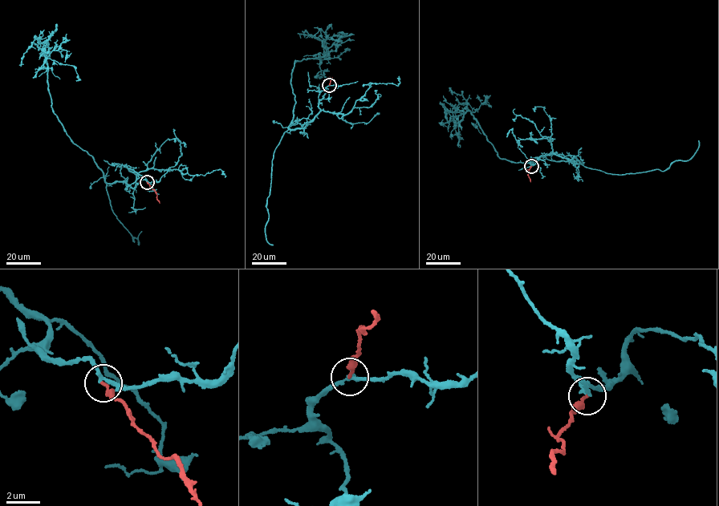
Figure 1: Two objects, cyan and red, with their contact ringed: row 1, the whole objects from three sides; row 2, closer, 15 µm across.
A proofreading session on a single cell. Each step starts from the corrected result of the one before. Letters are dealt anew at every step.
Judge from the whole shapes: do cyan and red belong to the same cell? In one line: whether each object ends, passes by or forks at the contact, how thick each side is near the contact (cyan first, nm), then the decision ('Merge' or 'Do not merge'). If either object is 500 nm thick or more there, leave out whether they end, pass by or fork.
At the ring cyan passes by. At the ring red ends. Thickness 220 nm (cyan) against 170 nm. Do not merge

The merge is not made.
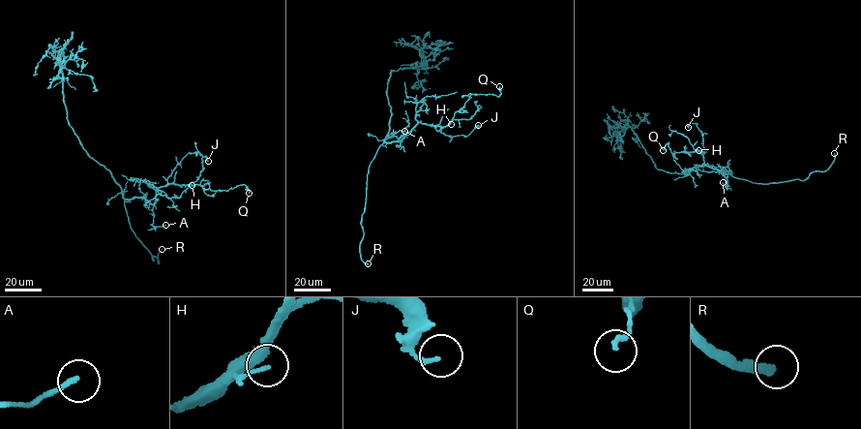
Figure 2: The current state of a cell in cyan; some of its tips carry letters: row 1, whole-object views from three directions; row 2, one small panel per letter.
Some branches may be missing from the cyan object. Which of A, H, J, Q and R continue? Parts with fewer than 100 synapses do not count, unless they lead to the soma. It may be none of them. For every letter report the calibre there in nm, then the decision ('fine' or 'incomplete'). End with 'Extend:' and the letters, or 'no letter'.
A: calibre 160 nm; fine
H: calibre 110 nm; fine
J: calibre 150 nm; fine
Q: calibre 150 nm; fine
R: calibre 240 nm; incomplete
Extend: R

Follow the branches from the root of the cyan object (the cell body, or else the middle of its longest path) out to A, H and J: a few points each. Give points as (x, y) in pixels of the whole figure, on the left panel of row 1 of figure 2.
A: (112, 177), (125, 199), (142, 197), (153, 205), (152, 225), (165, 225)
H: (112, 177), (125, 199), (142, 197), (152, 203), (160, 187), (174, 183), (192, 185)
J: (112, 177), (125, 199), (142, 197), (152, 203), (157, 190), (167, 183), (187, 154), (197, 151), (208, 161)

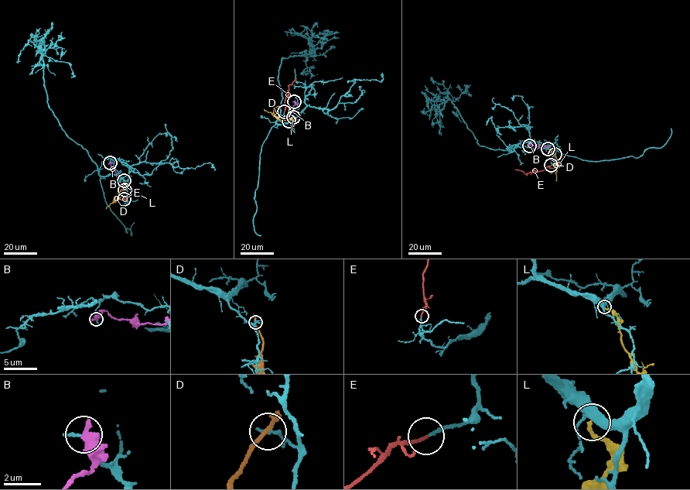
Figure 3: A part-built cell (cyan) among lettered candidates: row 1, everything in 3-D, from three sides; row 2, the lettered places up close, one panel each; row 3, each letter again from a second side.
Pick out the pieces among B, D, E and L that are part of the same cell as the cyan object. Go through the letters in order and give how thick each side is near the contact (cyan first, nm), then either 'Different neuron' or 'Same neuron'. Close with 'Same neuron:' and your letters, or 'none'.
B: Thickness 190 nm (cyan) against 600 nm. Different neuron
D: Thickness 150 nm (cyan) against 320 nm. Different neuron
E: Thickness 160 nm (cyan) against 160 nm. Same neuron
L: Thickness 380 nm (cyan) against 190 nm. Different neuron
Same neuron: E

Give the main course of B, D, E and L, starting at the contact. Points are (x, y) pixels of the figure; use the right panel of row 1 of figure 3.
B: (529, 145), (531, 143), (548, 146)
D: (555, 154), (557, 169), (550, 173), (544, 167)
E: (551, 165), (541, 171), (525, 173), (515, 170)
L: (548, 149), (558, 167), (555, 180)

